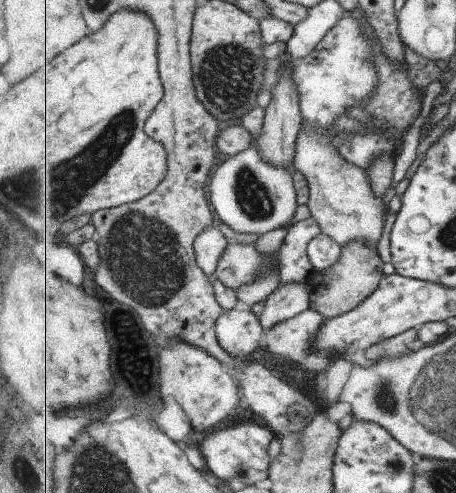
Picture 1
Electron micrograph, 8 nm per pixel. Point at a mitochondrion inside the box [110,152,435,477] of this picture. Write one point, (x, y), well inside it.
(252, 200)

